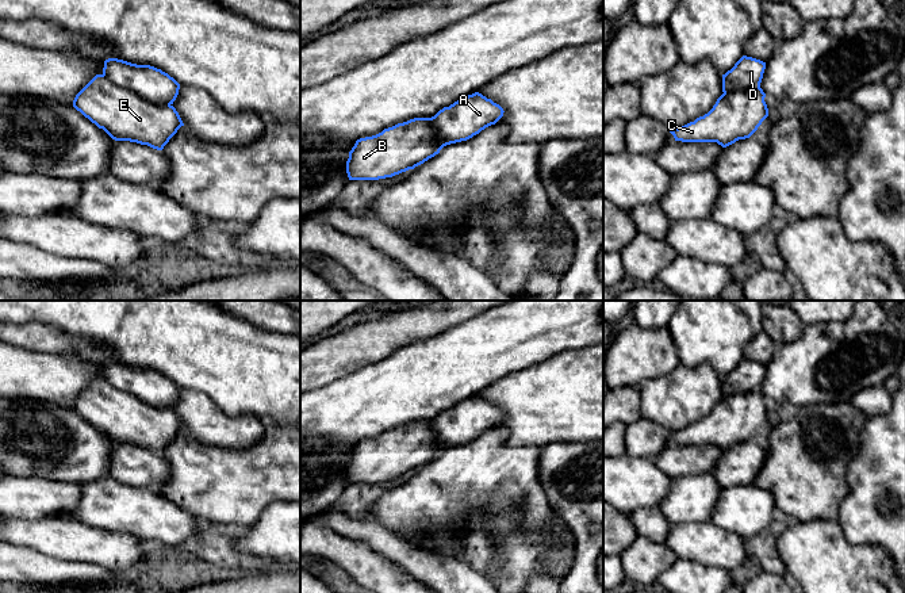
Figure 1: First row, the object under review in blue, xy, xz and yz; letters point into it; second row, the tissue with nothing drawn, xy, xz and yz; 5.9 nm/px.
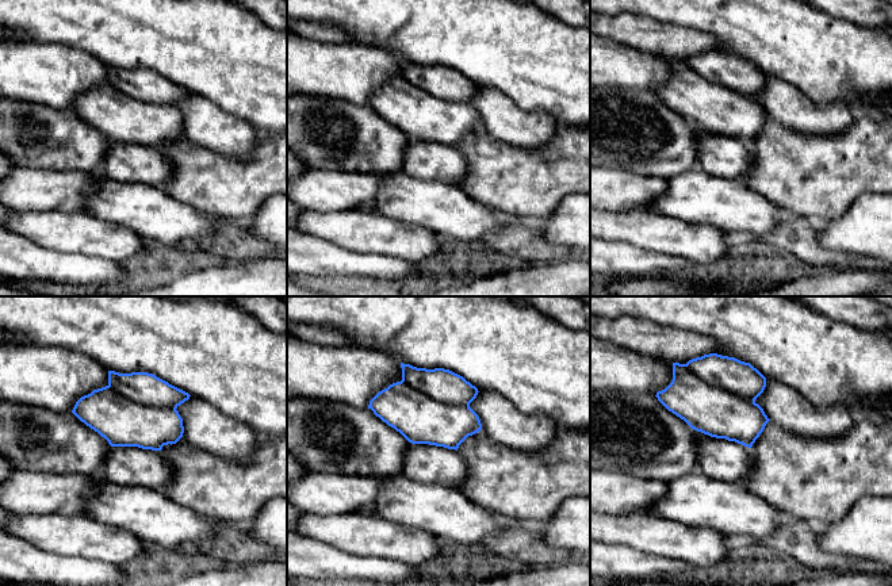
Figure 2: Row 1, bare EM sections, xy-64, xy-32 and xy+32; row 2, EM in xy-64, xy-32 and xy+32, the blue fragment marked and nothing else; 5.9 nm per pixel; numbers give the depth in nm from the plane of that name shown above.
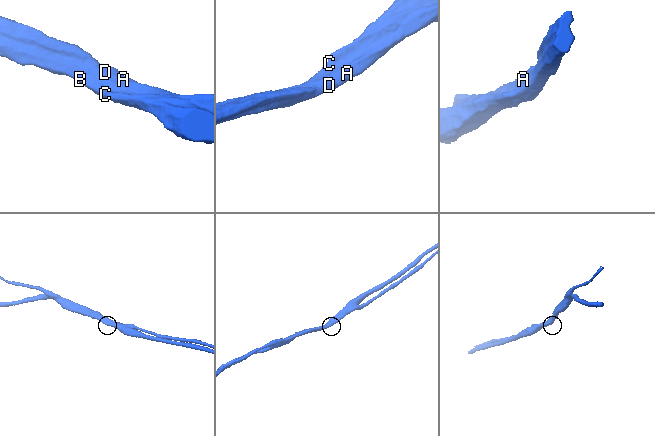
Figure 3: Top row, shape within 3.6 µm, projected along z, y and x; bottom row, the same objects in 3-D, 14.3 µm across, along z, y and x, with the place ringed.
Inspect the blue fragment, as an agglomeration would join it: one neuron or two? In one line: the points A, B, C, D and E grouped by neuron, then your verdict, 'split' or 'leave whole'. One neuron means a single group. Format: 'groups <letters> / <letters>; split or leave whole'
groups A B C D E; leave whole

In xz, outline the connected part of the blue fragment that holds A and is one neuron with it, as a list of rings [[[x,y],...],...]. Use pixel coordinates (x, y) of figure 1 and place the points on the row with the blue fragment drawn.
[[[479,92],[444,107],[432,118],[414,118],[360,138],[349,152],[349,180],[392,177],[423,164],[450,144],[467,141],[503,116],[503,108]]]

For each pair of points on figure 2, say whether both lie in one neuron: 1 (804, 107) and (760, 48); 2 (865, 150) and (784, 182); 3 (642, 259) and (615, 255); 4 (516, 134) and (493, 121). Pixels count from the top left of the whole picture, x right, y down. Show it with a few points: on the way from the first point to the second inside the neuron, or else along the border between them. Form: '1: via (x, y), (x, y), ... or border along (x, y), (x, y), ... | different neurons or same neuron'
1: border along (766, 75), (792, 83), (812, 99) | different neurons
2: via (845, 167), (824, 175), (804, 175) | same neuron
3: via (635, 259), (621, 259) | same neuron
4: via (510, 129), (502, 121), (498, 121) | same neuron

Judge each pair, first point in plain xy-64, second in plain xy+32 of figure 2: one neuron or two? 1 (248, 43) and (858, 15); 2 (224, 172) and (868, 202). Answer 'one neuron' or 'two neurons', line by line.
1: two neurons
2: two neurons

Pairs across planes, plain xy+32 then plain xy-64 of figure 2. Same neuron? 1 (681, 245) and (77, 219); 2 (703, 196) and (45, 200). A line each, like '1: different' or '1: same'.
1: same
2: different

